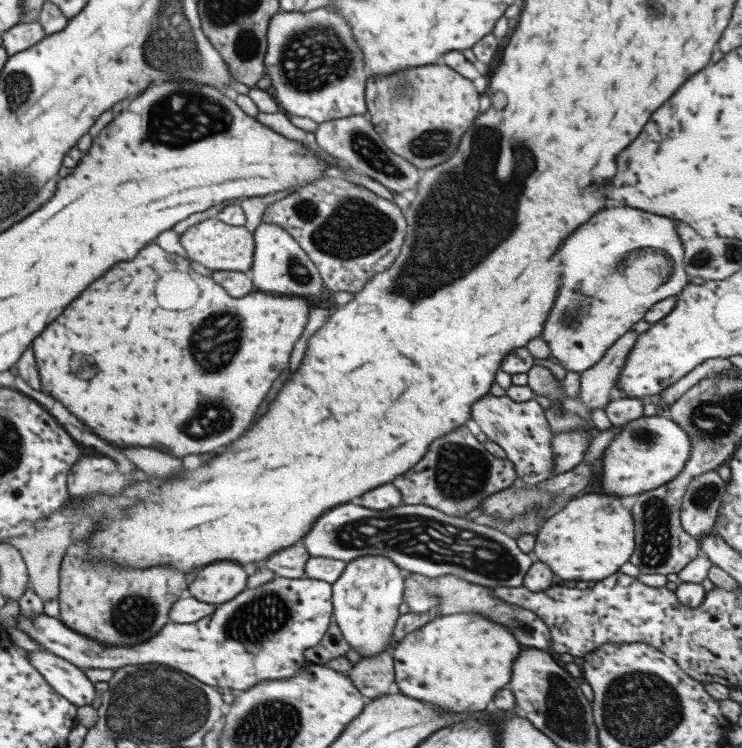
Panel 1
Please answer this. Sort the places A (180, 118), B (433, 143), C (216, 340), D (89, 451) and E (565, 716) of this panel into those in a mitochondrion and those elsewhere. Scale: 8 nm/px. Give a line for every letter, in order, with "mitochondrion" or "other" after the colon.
A: mitochondrion
B: mitochondrion
C: mitochondrion
D: other
E: mitochondrion

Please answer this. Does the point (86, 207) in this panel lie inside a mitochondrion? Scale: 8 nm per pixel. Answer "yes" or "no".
no

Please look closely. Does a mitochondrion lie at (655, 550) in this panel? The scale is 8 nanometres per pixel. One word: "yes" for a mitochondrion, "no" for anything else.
yes

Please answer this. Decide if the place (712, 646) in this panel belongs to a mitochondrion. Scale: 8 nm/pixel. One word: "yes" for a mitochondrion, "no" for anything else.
no

